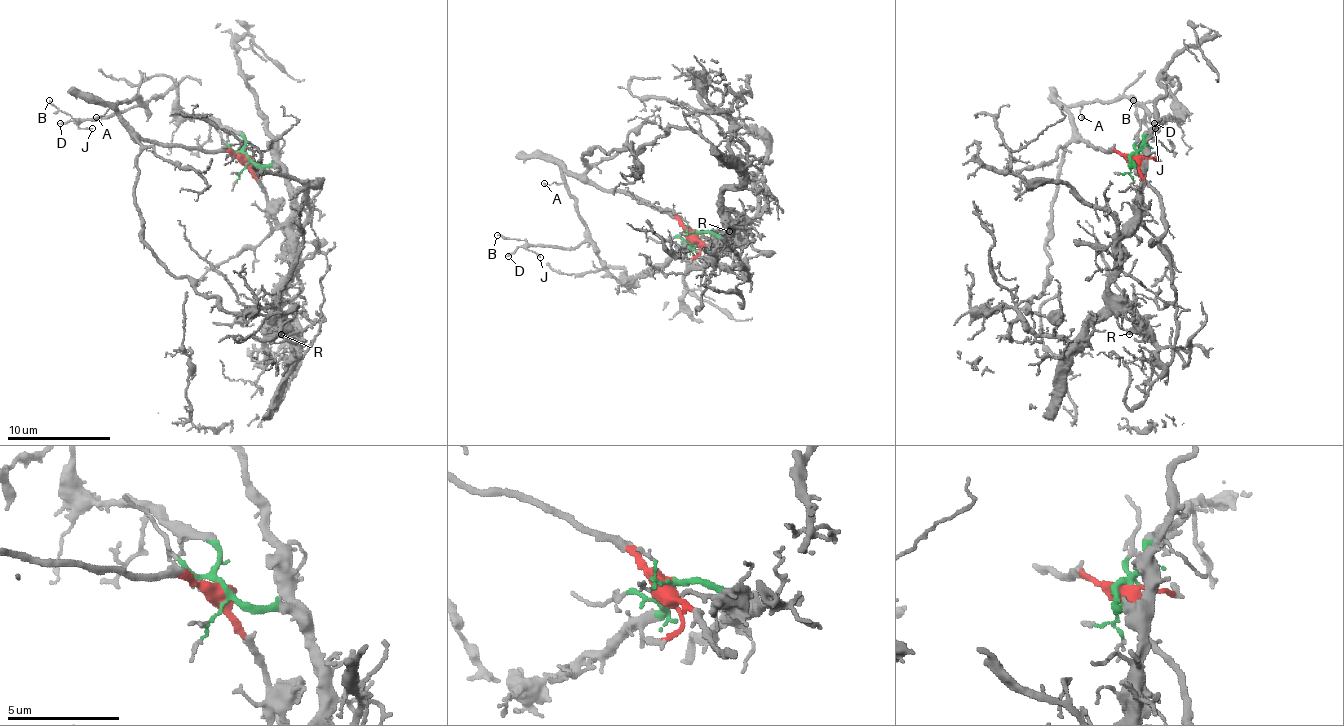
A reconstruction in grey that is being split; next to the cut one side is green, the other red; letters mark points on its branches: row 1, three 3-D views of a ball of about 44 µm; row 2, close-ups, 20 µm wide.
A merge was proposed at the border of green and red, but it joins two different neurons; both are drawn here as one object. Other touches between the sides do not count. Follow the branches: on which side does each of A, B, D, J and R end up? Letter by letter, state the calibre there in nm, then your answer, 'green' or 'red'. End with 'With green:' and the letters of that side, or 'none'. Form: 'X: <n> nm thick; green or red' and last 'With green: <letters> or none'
A: 110 nm thick; red
B: 90 nm thick; red
D: 150 nm thick; red
J: 110 nm thick; red
R: 140 nm thick; green
With green: R

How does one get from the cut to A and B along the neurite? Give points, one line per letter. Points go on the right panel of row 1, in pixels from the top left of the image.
A: (1132, 156), (1091, 146), (1083, 141), (1073, 125), (1070, 110), (1081, 107), (1081, 117)
B: (1132, 156), (1091, 146), (1083, 141), (1073, 125), (1070, 110), (1124, 97), (1145, 110), (1143, 120), (1132, 99)

